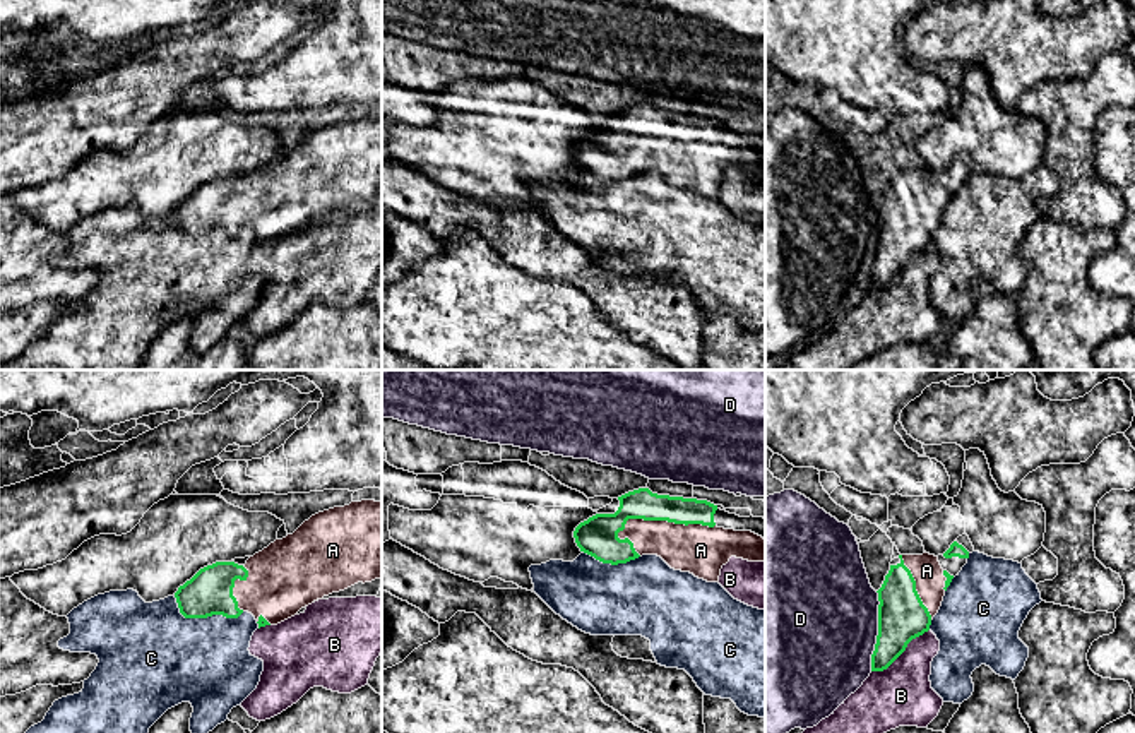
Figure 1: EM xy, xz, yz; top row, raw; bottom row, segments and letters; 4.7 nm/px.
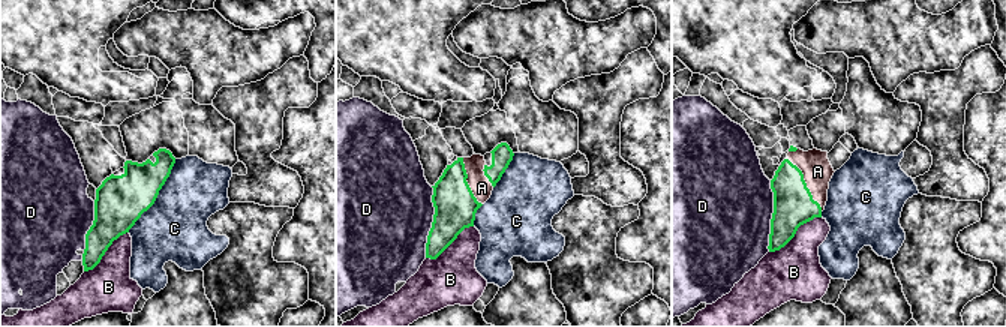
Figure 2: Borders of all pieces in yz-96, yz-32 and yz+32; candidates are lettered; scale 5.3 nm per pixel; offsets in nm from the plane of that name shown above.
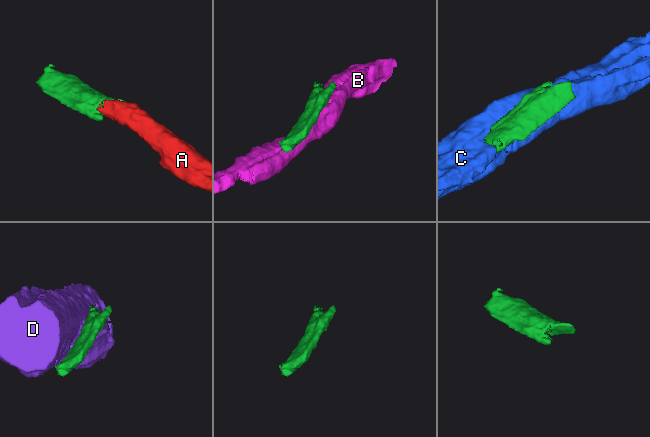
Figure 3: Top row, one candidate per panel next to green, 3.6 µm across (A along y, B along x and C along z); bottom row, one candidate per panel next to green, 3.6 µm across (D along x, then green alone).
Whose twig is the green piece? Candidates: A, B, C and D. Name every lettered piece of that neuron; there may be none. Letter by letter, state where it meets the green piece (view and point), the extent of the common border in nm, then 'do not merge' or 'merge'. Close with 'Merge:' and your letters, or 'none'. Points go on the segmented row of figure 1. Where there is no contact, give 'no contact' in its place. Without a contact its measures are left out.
A: xz (663, 519) | 460 nm | merge
B: yz (901, 653) | 340 nm | do not merge
C: xy (204, 617) | 340 nm | do not merge
D: yz (879, 631) | 380 nm | do not merge
Merge: A

